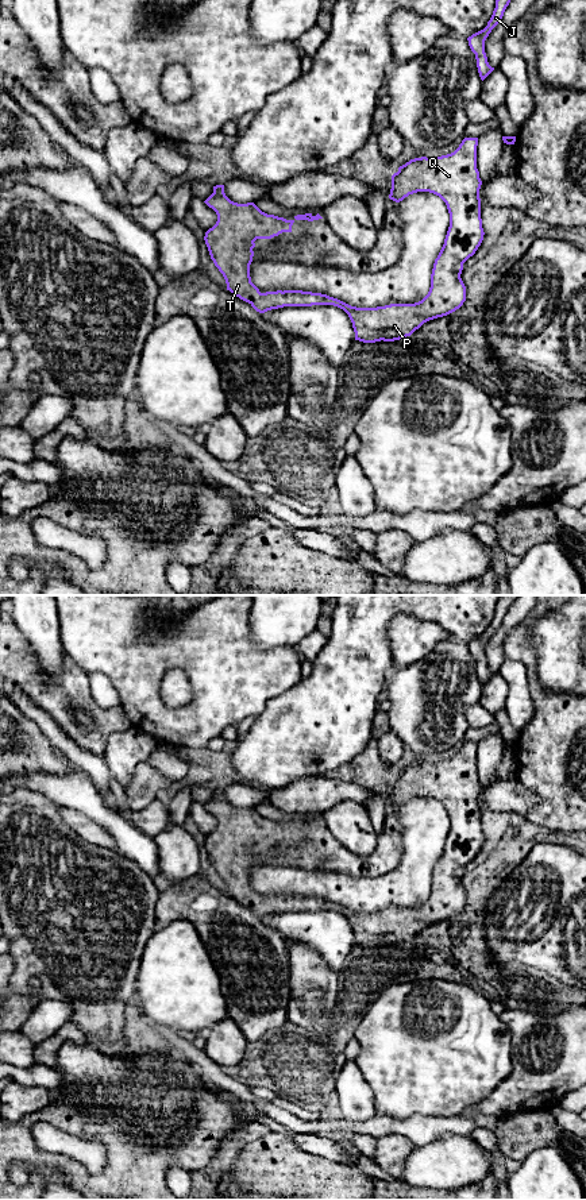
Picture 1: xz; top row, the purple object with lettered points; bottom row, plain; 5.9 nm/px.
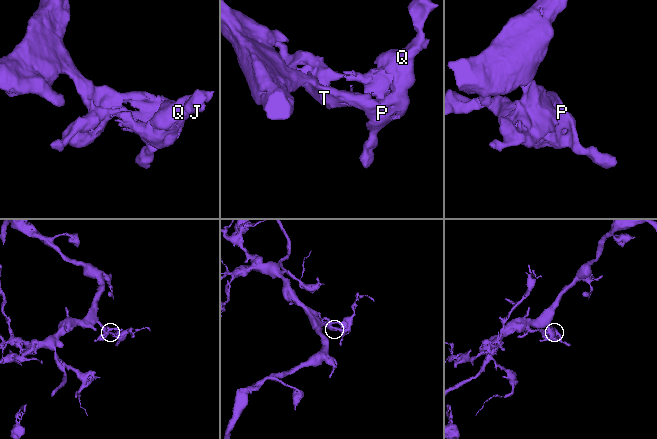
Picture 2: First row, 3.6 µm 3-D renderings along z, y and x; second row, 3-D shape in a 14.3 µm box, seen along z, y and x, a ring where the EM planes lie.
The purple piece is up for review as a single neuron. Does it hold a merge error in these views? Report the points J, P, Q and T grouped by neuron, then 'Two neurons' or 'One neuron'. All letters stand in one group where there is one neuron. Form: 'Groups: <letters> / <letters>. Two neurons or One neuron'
Groups: J P Q T. One neuron

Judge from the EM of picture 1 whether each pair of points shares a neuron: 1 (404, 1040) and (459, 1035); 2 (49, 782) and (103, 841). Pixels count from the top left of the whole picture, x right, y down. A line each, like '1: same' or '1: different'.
1: same
2: different

